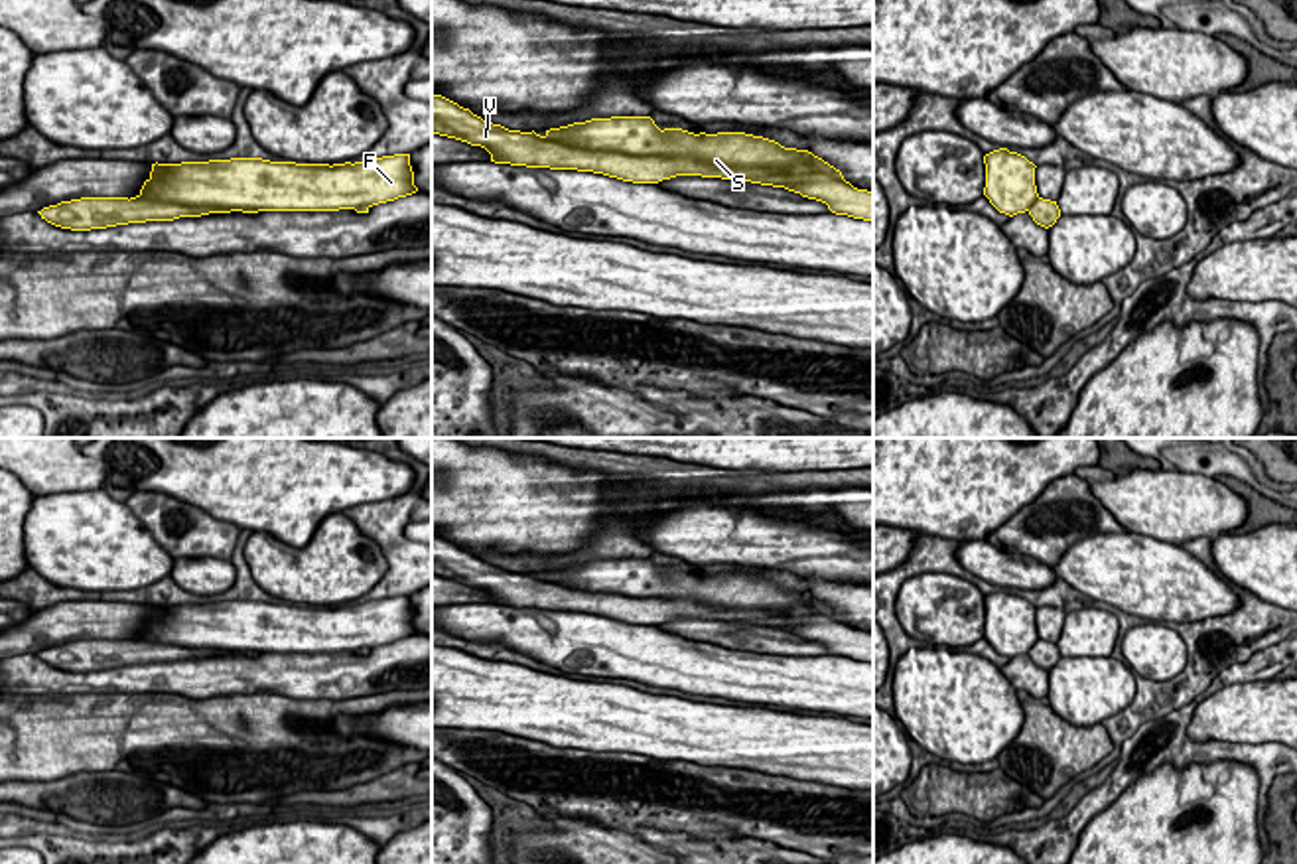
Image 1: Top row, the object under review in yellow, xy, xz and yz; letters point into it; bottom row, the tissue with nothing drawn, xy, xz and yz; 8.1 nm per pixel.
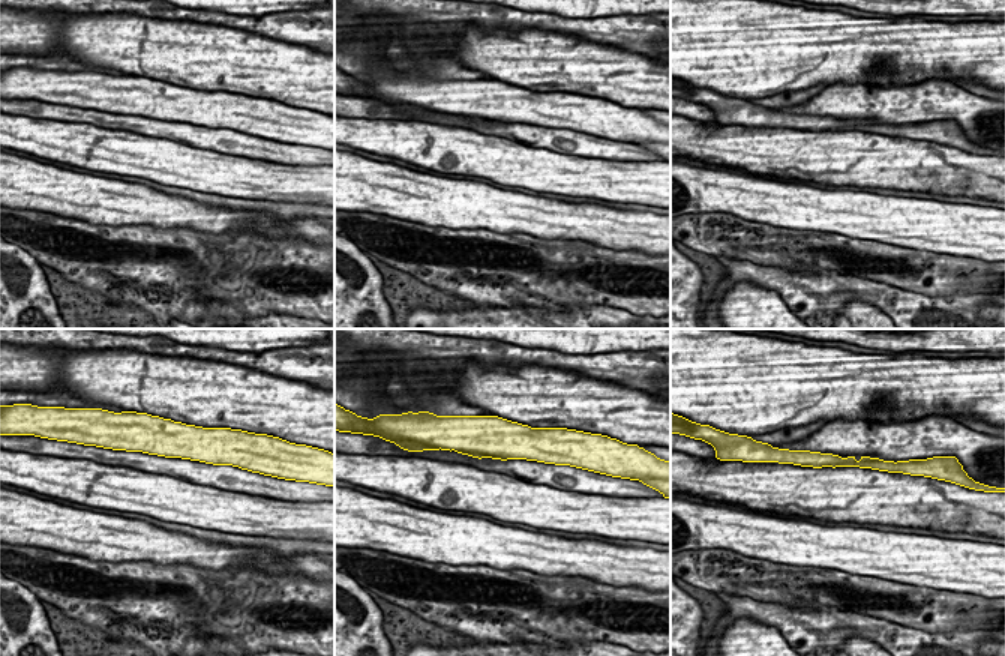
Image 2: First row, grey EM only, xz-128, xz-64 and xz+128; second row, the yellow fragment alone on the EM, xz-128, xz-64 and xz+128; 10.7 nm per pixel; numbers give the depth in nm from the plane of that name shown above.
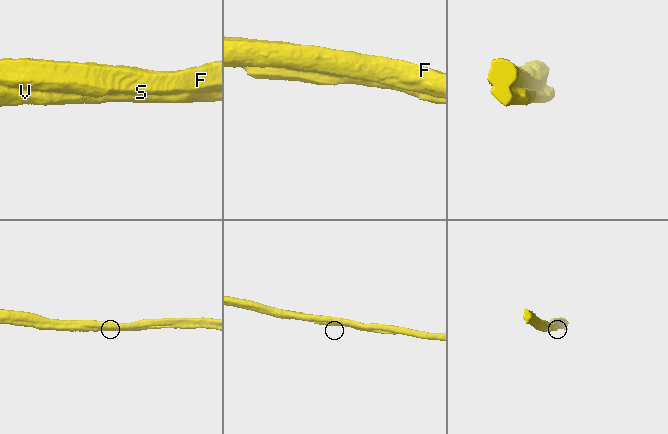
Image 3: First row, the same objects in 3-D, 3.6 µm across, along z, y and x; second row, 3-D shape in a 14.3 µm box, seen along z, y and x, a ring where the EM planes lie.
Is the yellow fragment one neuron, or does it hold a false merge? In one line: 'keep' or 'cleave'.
cleave

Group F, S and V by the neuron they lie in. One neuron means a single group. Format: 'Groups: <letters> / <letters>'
Groups: F S / V

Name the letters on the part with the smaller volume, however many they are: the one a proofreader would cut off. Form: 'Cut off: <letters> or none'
Cut off: V

